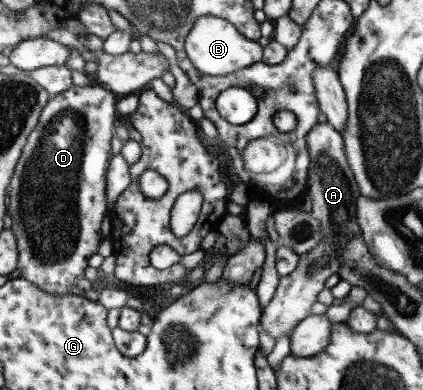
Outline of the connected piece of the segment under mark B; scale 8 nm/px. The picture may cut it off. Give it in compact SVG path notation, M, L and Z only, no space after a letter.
M198 17L186 35L183 49L192 66L210 80L219 80L230 72L261 67L262 64L262 47L256 39L243 37L228 21L220 17Z

